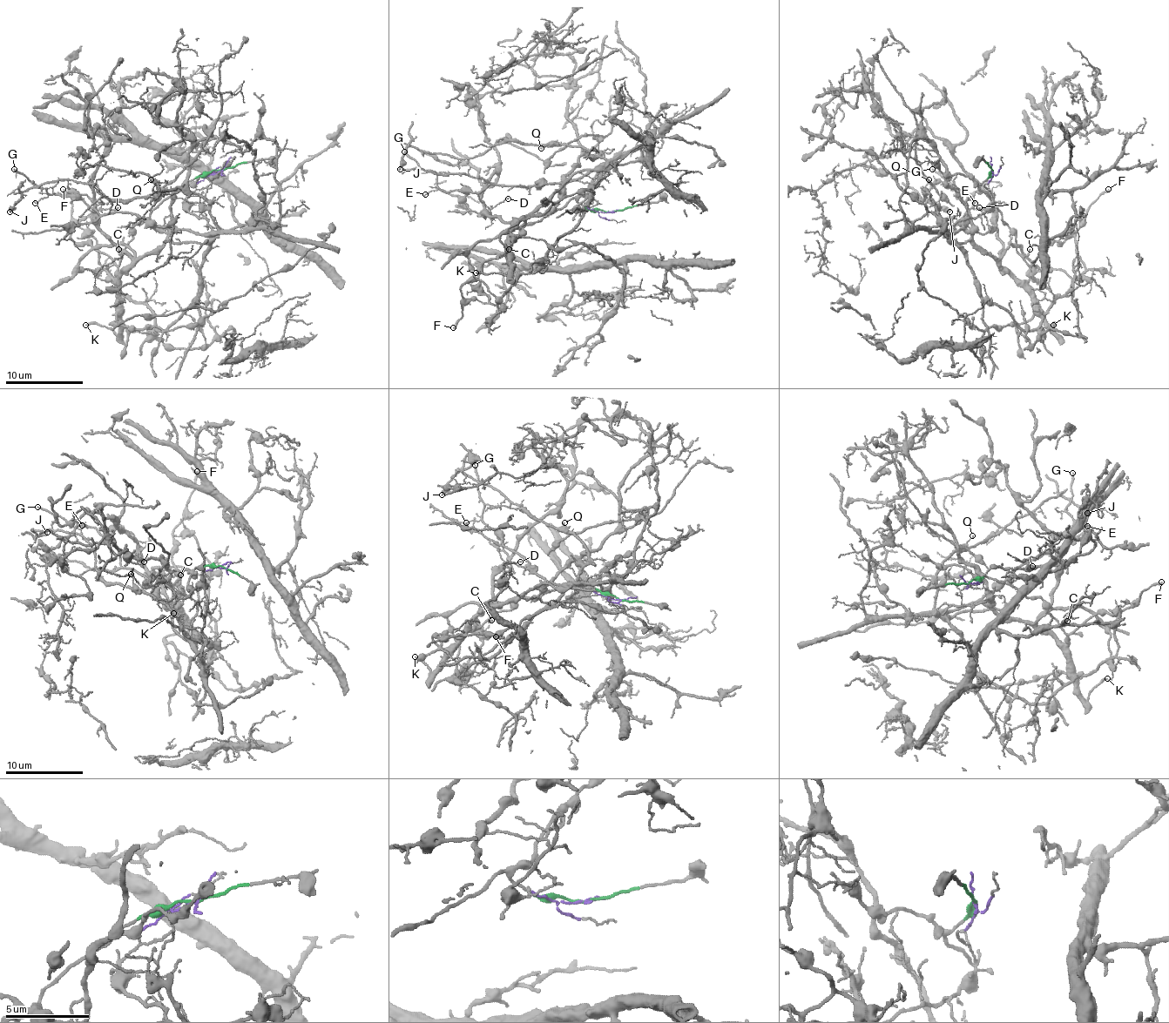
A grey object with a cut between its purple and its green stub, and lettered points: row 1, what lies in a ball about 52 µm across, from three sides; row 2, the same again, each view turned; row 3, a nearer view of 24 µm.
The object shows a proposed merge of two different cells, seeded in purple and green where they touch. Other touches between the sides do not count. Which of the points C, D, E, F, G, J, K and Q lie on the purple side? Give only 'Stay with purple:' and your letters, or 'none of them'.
Stay with purple: D, E, G, J, Q

